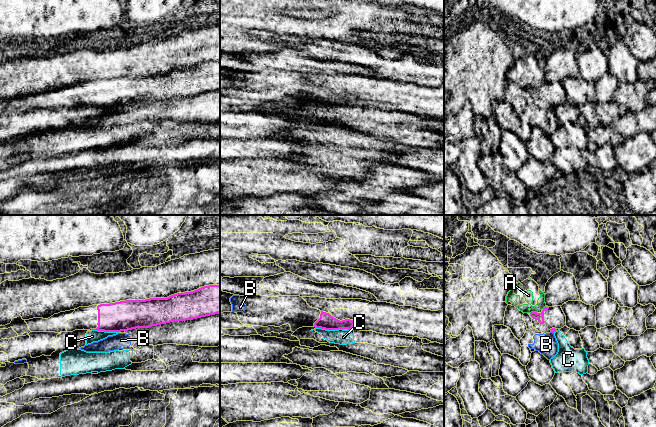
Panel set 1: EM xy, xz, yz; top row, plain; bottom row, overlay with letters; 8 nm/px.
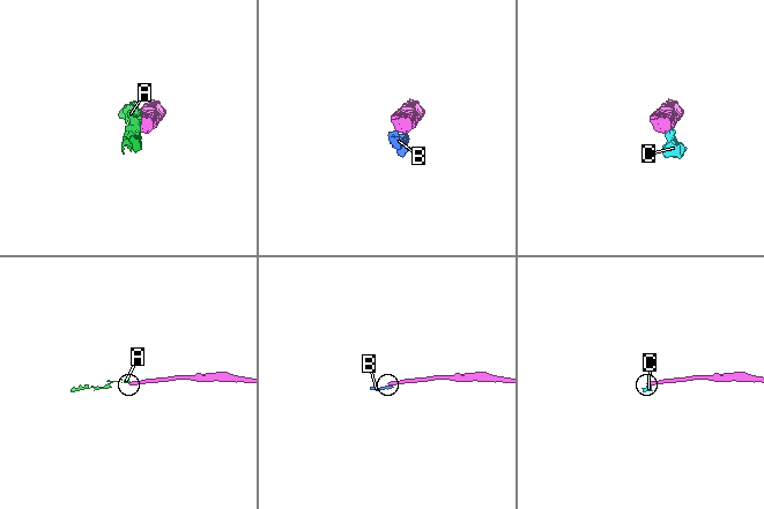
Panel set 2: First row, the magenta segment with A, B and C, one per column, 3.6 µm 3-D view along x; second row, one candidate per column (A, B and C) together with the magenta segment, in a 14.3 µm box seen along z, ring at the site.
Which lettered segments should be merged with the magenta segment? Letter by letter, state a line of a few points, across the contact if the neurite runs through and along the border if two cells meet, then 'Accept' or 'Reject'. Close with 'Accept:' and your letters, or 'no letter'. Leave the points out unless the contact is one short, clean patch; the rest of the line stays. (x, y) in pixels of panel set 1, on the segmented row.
A: Line: yz (536, 311), (530, 313). Reject
B: Line: yz (551, 331), (553, 333). Reject
C: Line: xy (92, 329), (118, 332). Reject
Accept: no letter

